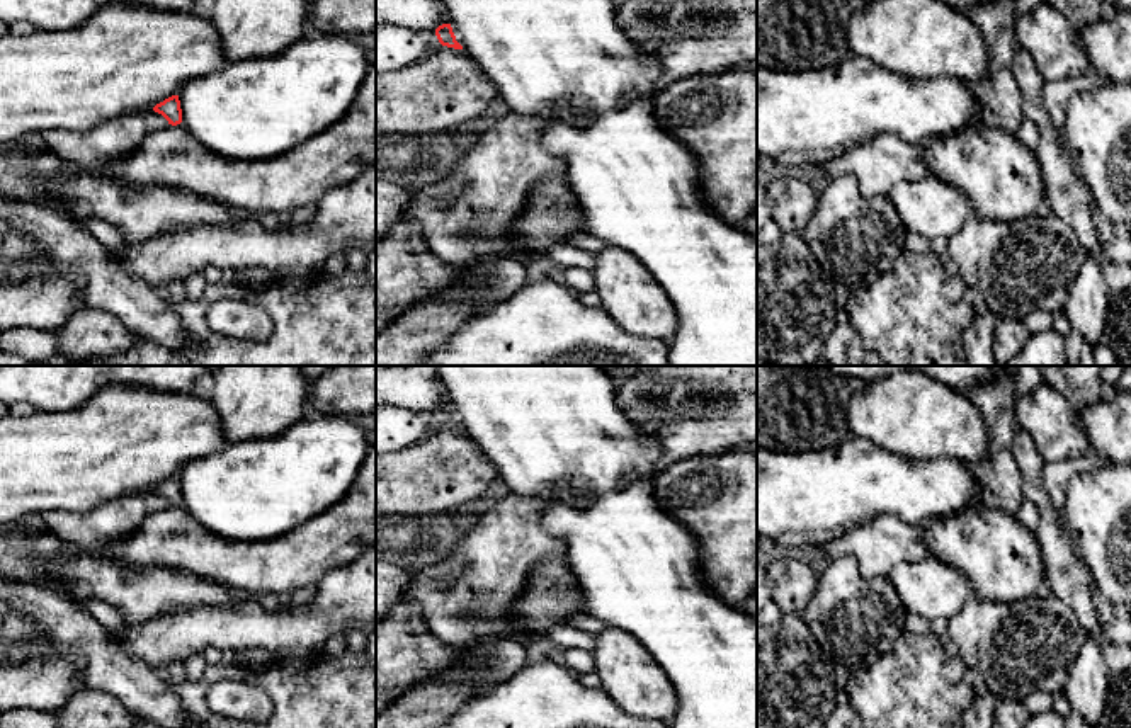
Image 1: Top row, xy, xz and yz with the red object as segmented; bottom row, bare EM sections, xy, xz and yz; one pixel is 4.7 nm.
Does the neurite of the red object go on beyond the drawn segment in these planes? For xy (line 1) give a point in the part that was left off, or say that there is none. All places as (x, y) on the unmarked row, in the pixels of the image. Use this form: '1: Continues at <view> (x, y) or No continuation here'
1: No continuation here

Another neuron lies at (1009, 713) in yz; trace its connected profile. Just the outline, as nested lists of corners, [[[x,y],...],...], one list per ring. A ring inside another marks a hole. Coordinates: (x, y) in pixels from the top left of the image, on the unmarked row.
[[[998,699],[993,711],[993,728],[1024,728],[1031,718],[1020,699]]]

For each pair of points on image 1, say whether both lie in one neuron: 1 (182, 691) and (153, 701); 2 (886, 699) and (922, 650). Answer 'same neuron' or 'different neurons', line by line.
1: different neurons
2: same neuron

